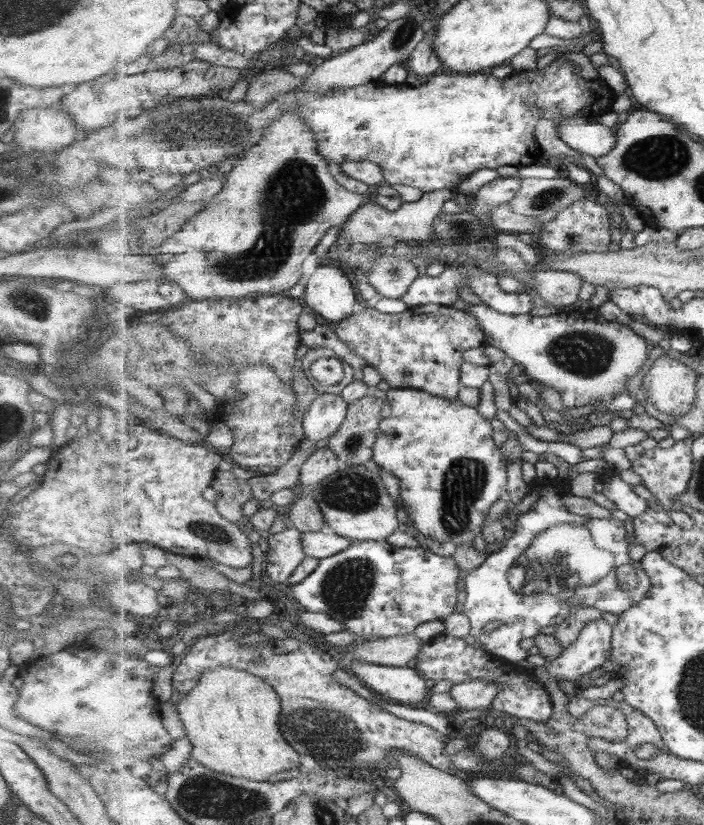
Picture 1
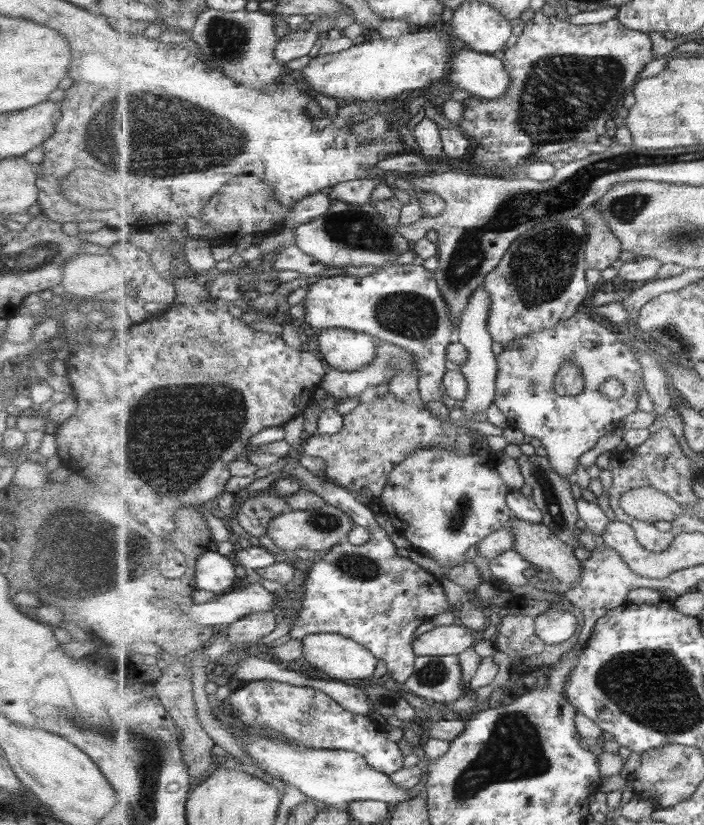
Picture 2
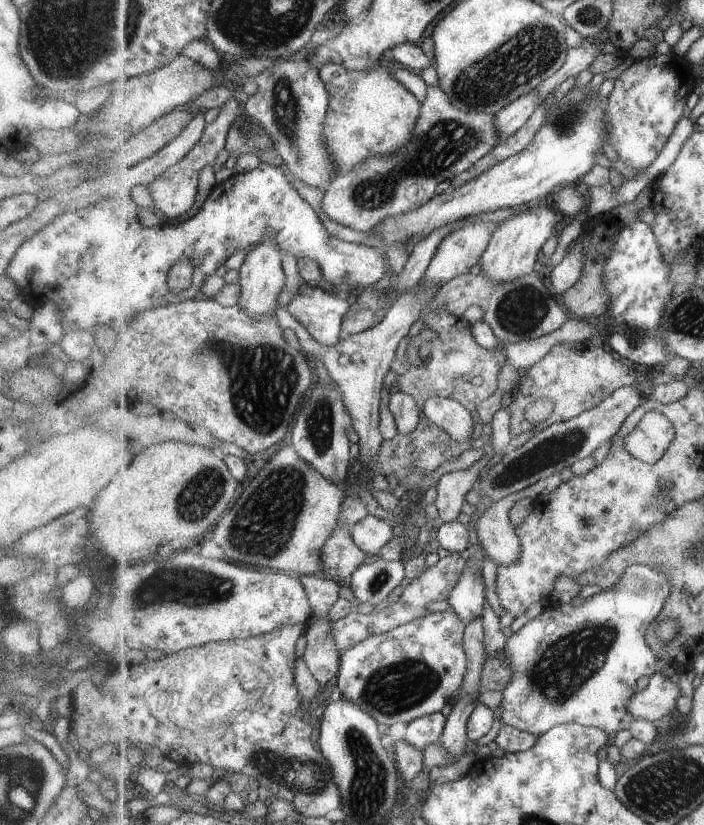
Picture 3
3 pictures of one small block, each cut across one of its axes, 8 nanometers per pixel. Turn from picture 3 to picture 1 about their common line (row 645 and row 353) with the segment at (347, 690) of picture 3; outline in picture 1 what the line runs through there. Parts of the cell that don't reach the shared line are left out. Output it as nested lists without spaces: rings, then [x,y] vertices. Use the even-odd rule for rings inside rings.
[[[431,303],[411,305],[405,312],[387,314],[376,307],[365,307],[363,313],[351,314],[333,323],[338,337],[367,359],[389,388],[414,388],[430,392],[432,396],[457,399],[462,389],[464,352],[486,345],[487,334],[475,314],[457,310],[453,306]]]

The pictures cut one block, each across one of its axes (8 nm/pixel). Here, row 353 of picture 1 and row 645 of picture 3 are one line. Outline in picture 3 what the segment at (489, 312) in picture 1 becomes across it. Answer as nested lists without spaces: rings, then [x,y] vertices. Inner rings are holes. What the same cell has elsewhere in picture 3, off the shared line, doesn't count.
[[[633,565],[627,568],[619,584],[593,594],[580,606],[545,603],[538,617],[527,621],[505,640],[503,664],[513,666],[513,680],[504,690],[503,702],[497,708],[502,726],[518,728],[538,737],[554,726],[569,723],[603,729],[611,738],[622,730],[629,730],[637,720],[629,709],[637,692],[637,680],[642,676],[652,677],[660,670],[659,658],[647,642],[647,628],[662,614],[671,590],[673,582],[662,570]]]

